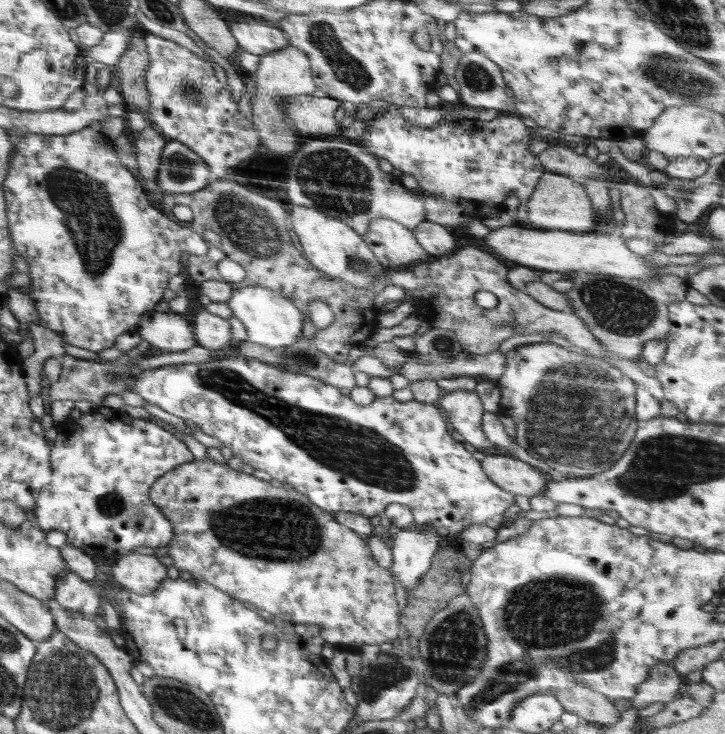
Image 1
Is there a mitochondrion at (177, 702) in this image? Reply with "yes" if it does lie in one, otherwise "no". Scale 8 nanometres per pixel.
yes

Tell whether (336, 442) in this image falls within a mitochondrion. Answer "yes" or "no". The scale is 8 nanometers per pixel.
yes

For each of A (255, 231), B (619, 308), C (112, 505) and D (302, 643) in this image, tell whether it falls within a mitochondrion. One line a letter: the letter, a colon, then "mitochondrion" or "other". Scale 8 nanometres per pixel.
A: mitochondrion
B: mitochondrion
C: mitochondrion
D: other

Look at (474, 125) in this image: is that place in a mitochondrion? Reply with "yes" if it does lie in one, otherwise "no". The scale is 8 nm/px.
no

